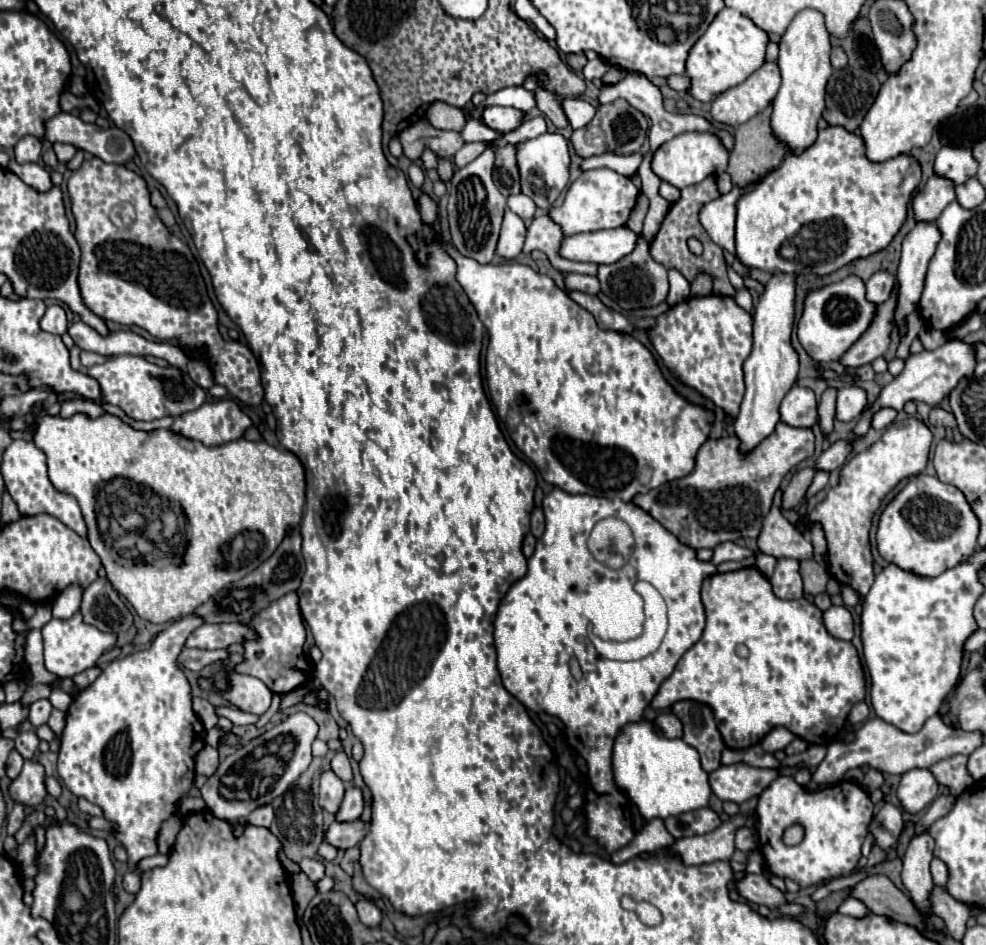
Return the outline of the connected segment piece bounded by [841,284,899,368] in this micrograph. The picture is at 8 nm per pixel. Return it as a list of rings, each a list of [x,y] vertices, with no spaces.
[[[895,284],[889,300],[877,306],[875,318],[869,324],[867,332],[841,358],[841,364],[843,366],[857,368],[857,366],[867,364],[867,362],[873,362],[877,356],[883,356],[885,354],[885,350],[891,344],[891,330],[897,324],[895,322],[897,300],[899,300],[899,292],[897,292],[897,284]]]

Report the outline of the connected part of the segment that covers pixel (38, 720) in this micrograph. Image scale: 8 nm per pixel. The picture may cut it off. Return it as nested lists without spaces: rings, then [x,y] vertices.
[[[47,698],[33,702],[33,704],[31,704],[31,712],[29,712],[29,722],[31,722],[33,726],[45,724],[47,718],[49,718],[49,714],[51,714],[51,710],[53,710],[53,706],[51,706],[51,702],[49,702]]]

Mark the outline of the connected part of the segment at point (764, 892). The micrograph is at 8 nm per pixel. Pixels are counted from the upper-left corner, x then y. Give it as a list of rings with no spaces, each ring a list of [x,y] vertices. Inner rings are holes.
[[[745,874],[741,880],[731,880],[731,890],[737,890],[747,902],[753,904],[765,904],[771,910],[779,910],[783,914],[799,914],[801,908],[795,904],[787,904],[783,898],[783,892],[771,886],[765,878],[765,874]]]

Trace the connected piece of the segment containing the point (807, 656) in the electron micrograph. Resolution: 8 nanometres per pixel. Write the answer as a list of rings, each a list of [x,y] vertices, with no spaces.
[[[753,566],[705,578],[701,598],[707,614],[703,636],[681,656],[651,706],[671,708],[677,700],[697,700],[711,706],[727,748],[749,748],[775,726],[783,726],[811,744],[831,744],[845,726],[853,704],[865,700],[865,674],[855,646],[833,638],[823,626],[821,610],[809,600],[777,598],[769,580]]]

